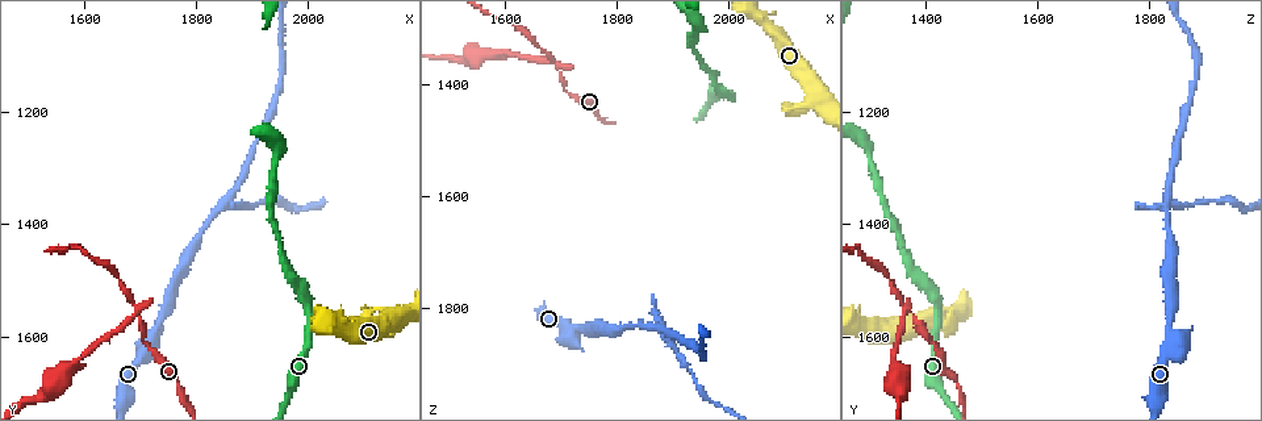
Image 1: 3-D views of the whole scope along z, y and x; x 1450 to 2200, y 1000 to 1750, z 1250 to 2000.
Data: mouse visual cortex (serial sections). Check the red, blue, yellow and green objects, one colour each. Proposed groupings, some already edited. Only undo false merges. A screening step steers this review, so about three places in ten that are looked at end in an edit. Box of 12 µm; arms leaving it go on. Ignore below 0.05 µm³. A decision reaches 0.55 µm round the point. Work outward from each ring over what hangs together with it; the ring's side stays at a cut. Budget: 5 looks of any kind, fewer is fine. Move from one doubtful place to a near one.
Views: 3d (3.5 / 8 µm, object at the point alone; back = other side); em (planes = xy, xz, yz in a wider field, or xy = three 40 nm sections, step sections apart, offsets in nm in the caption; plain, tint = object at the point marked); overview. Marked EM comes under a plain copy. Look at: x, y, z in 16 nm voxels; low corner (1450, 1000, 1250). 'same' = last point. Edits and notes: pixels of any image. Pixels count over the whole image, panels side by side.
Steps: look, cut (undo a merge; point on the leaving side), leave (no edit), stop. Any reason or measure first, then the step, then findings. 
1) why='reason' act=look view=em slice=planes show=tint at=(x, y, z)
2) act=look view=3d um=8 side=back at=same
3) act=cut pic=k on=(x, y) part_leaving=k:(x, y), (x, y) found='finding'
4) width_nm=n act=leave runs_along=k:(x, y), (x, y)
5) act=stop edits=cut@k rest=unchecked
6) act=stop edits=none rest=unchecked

why='narrows sharply' act=look view=3d um=3.5 at=(1700, 1560, 1370)

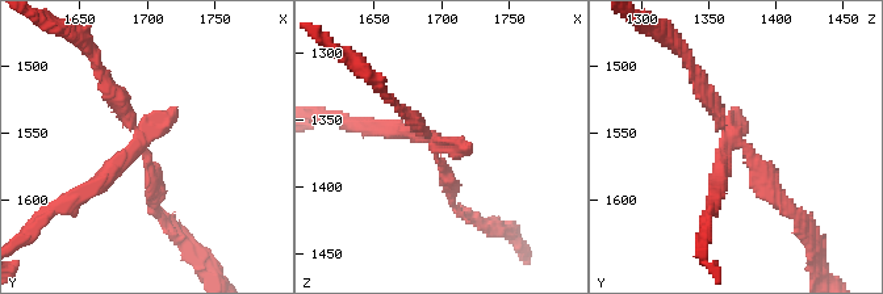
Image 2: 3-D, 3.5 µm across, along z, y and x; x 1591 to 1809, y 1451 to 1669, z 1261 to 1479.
why='shape alone is not enough' act=look view=em slice=xy step=1 show=tint at=(1698, 1556, 1364)

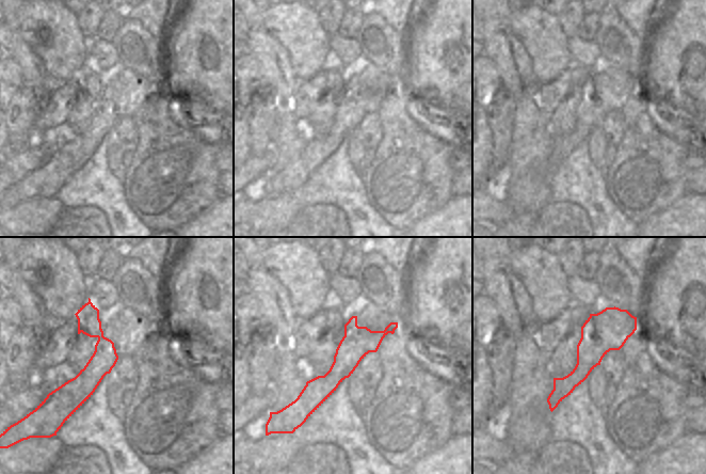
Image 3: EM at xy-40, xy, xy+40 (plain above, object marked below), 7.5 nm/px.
act=cut pic=2 on=(720, 167) part_leaving=2:(740, 146), (727, 146), (710, 210) found='a second cell is stuck on'

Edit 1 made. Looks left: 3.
why='arms part here' act=look view=3d um=3.5 at=(1860, 1350, 1830)

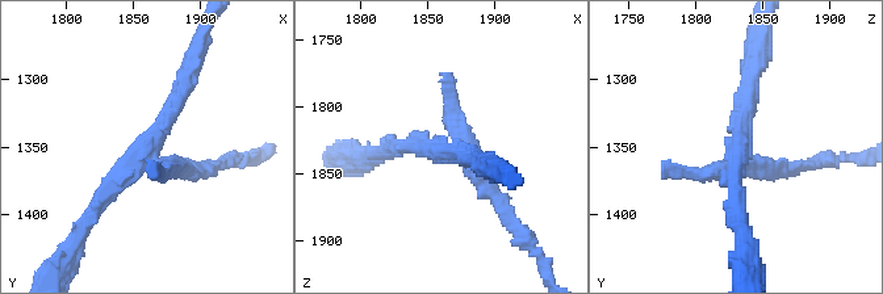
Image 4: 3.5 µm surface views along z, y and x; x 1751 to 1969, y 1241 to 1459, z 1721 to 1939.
why='need the tissue' act=look view=em slice=xy step=1 show=tint at=(1858, 1350, 1832)

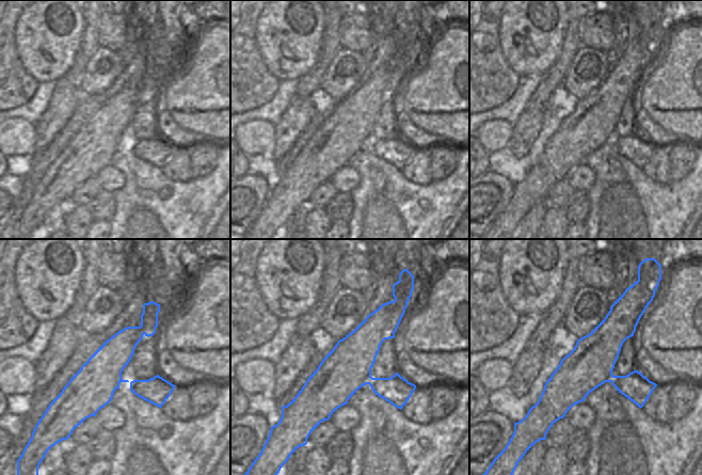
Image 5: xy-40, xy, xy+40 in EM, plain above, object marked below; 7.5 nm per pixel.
act=cut pic=4 on=(689, 173) part_leaving=4:(747, 166), (798, 169), (831, 158) found='a second cell is stuck on'

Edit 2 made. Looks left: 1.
act=stop edits=cut@2,cut@4 rest=unchecked

